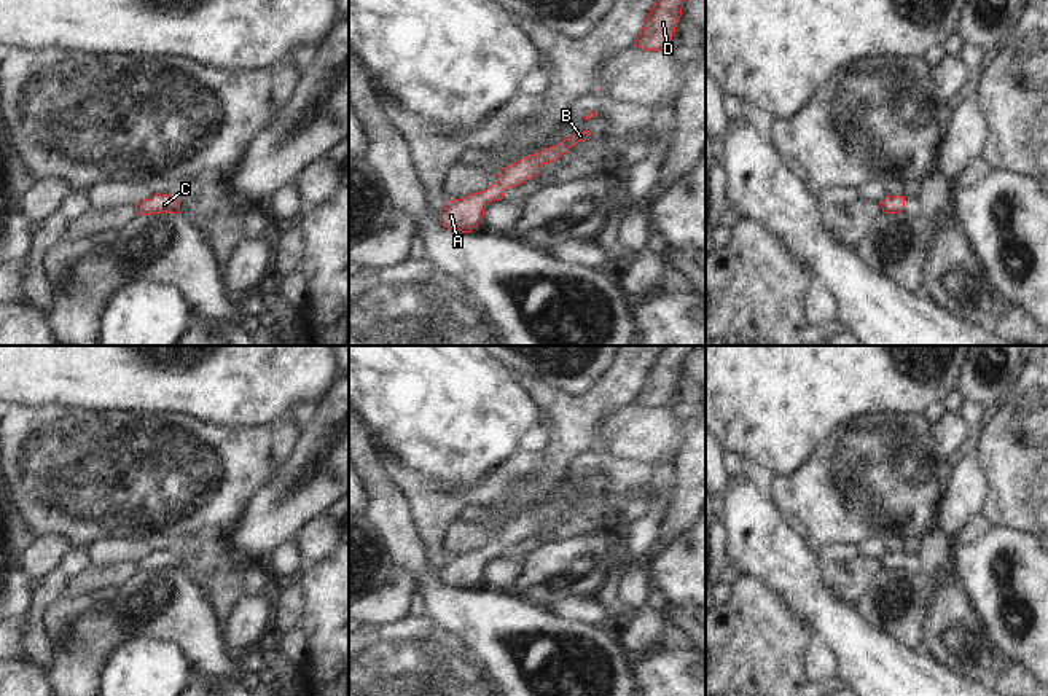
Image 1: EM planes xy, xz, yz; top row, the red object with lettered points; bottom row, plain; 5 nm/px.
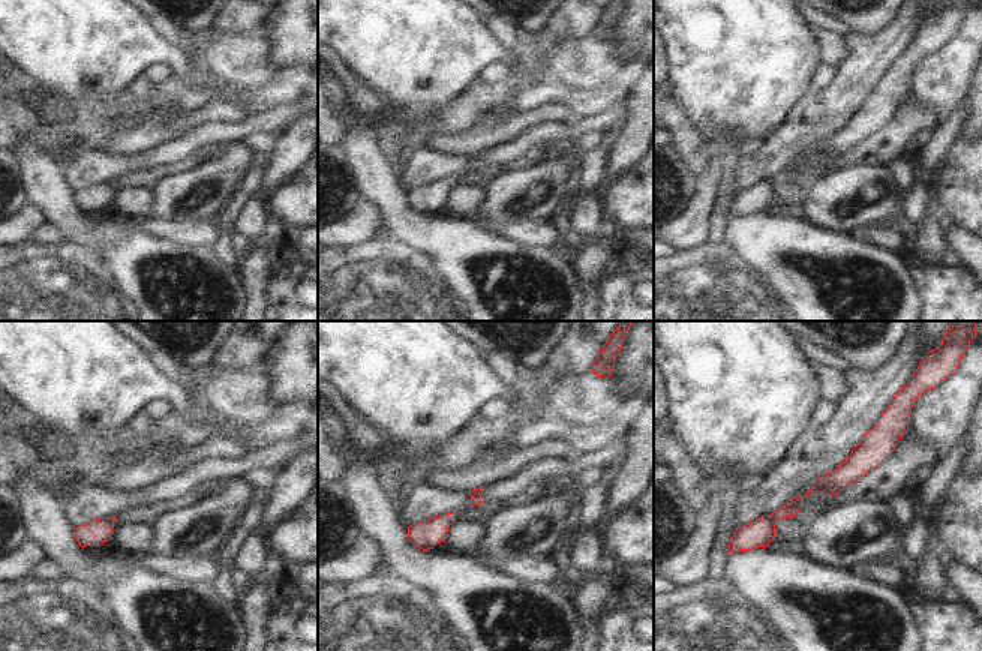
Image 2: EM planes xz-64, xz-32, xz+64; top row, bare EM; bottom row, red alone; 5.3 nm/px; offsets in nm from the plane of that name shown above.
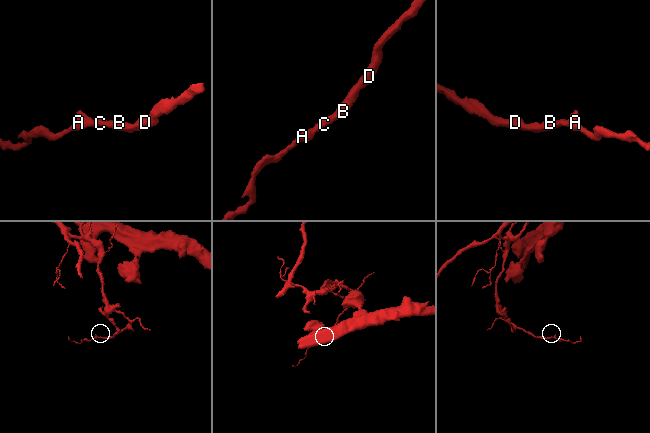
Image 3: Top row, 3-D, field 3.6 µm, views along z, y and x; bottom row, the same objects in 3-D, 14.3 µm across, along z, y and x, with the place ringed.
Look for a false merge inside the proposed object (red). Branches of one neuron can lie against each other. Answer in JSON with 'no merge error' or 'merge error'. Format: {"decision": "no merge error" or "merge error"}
{"decision": "no merge error"}

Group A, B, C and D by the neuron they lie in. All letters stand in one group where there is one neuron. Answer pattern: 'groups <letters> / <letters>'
groups A B C D

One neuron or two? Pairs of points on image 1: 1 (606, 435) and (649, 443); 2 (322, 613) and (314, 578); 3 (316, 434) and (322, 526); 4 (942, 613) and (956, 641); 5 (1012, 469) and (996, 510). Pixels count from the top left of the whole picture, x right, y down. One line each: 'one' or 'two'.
1: one
2: one
3: two
4: one
5: one

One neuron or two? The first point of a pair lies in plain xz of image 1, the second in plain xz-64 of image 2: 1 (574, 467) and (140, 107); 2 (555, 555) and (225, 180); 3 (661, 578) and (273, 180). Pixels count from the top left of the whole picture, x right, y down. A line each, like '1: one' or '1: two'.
1: one
2: one
3: two

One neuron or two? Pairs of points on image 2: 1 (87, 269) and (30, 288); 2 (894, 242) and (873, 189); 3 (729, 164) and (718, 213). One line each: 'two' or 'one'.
1: one
2: two
3: one

